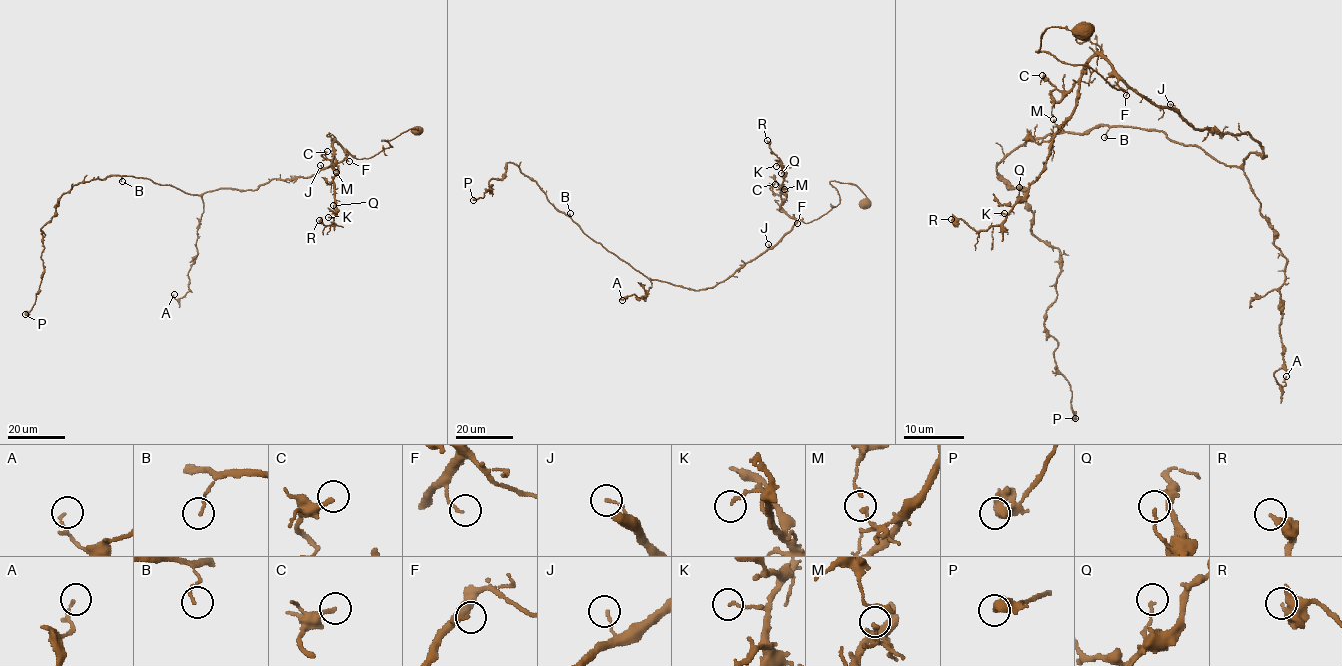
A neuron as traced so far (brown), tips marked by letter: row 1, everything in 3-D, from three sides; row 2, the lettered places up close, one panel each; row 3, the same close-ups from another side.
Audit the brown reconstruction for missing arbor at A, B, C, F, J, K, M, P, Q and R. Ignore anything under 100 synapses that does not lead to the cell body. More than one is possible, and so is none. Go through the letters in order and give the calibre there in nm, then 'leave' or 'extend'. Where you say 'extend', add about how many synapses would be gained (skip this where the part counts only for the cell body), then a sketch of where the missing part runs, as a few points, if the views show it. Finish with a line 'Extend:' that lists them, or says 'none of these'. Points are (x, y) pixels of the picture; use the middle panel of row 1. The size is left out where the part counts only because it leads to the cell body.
A: 100 nm thick; leave
B: 120 nm thick; leave
C: 200 nm thick; leave
F: 90 nm thick; leave
J: 120 nm thick; leave
K: 140 nm thick; leave
M: 110 nm thick; leave
P: 400 nm thick; leave
Q: 120 nm thick; leave
R: 340 nm thick; leave
Extend: none of these

